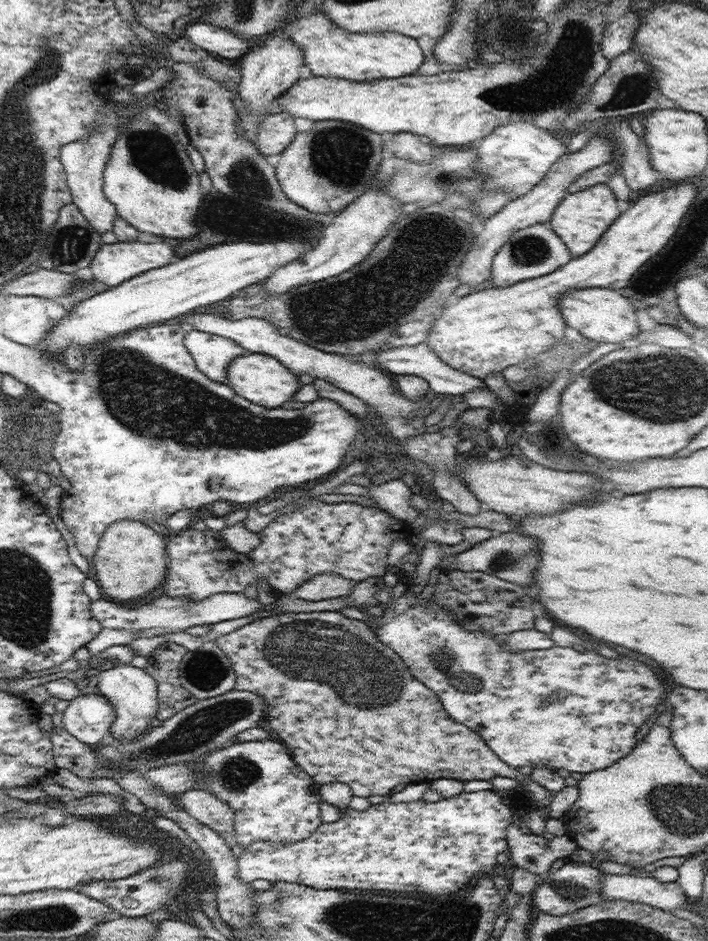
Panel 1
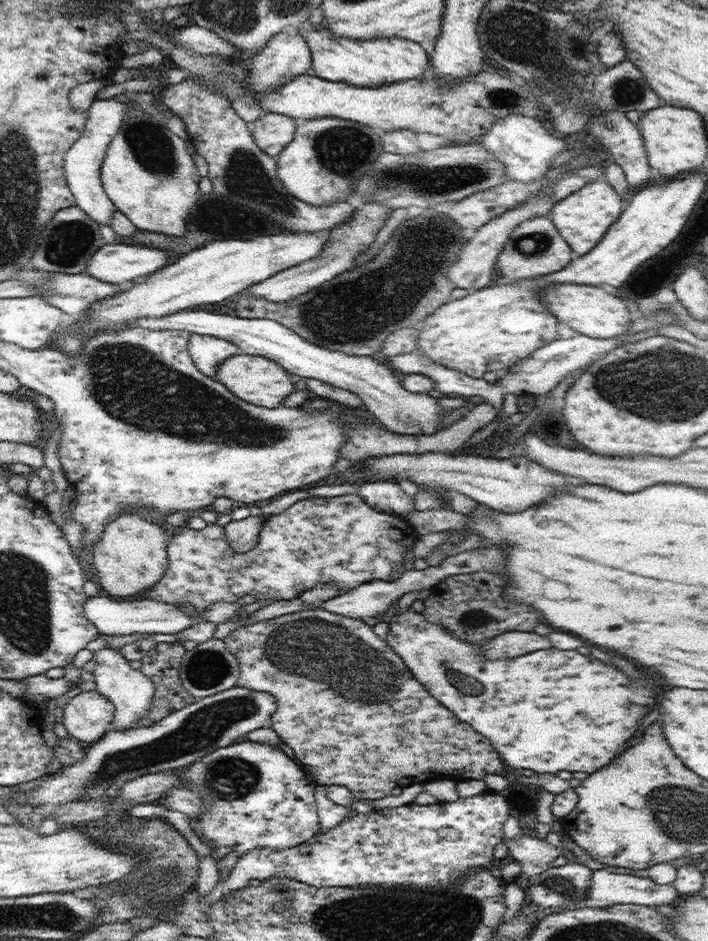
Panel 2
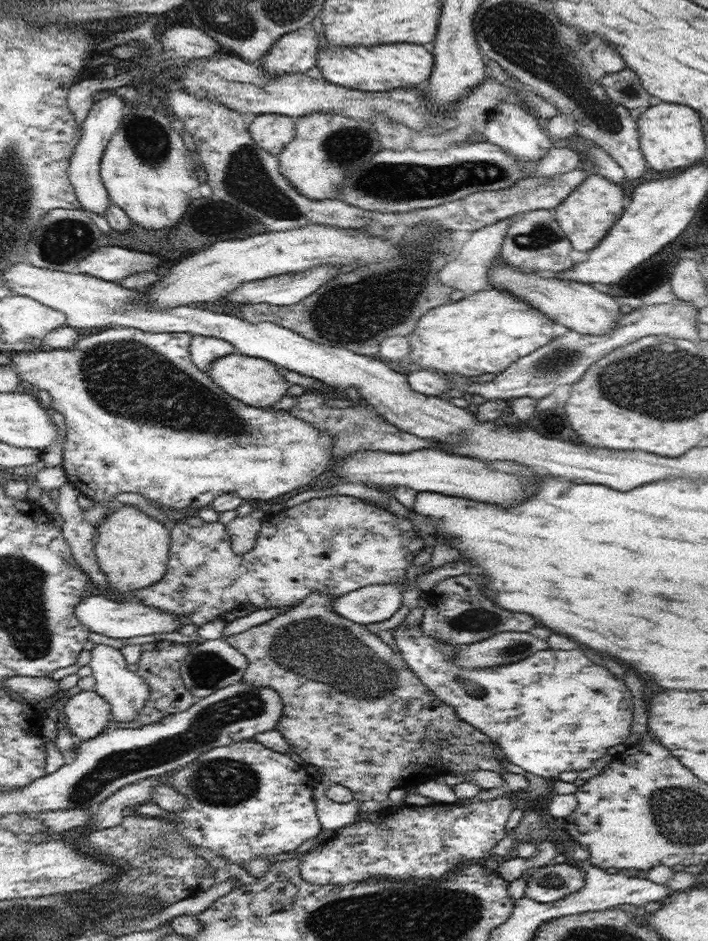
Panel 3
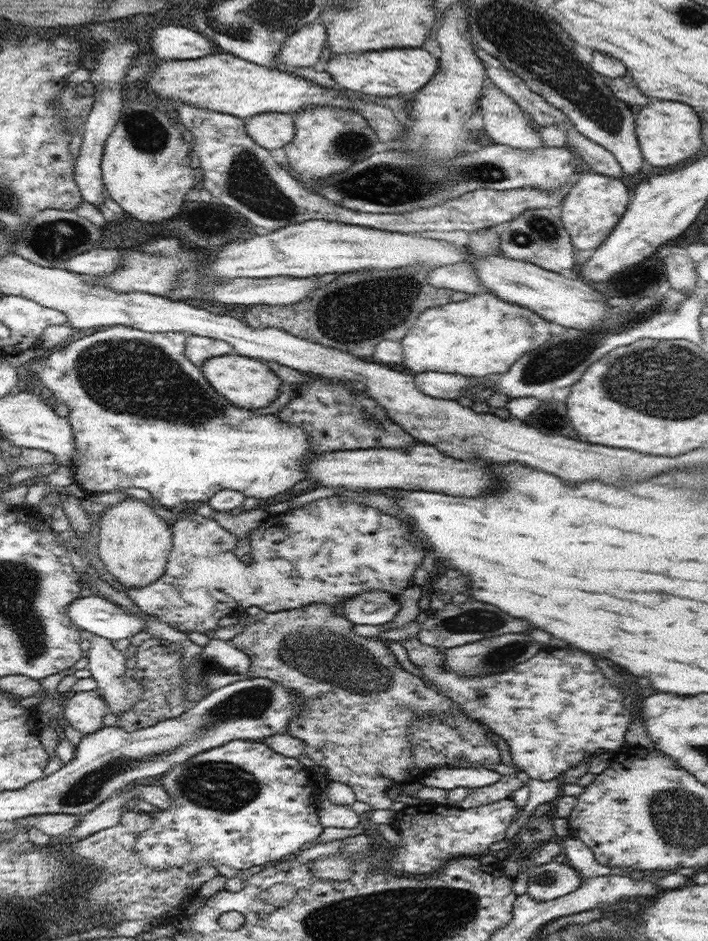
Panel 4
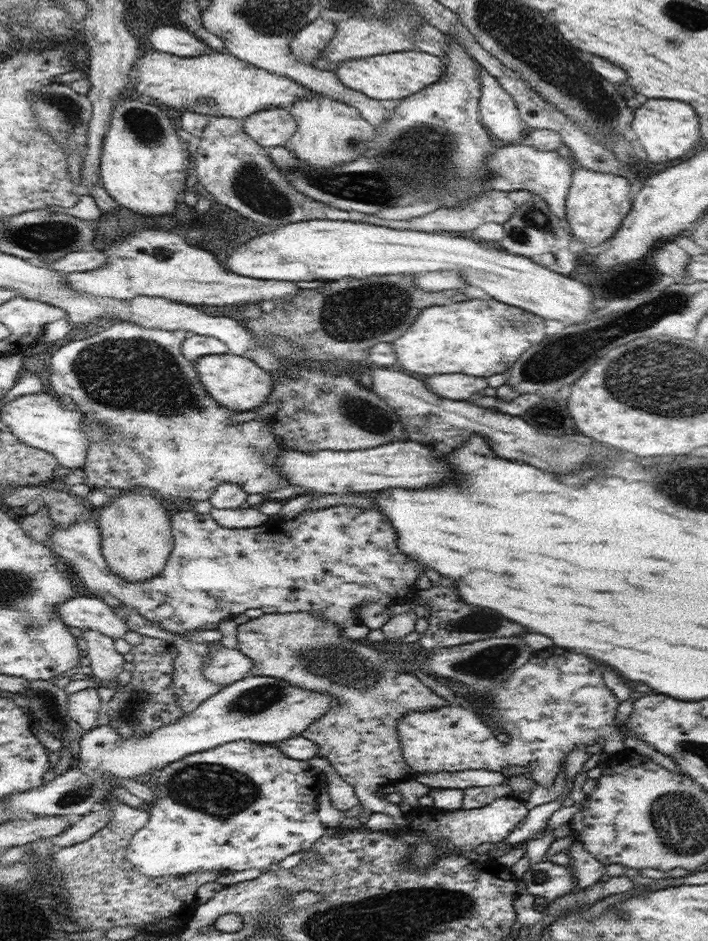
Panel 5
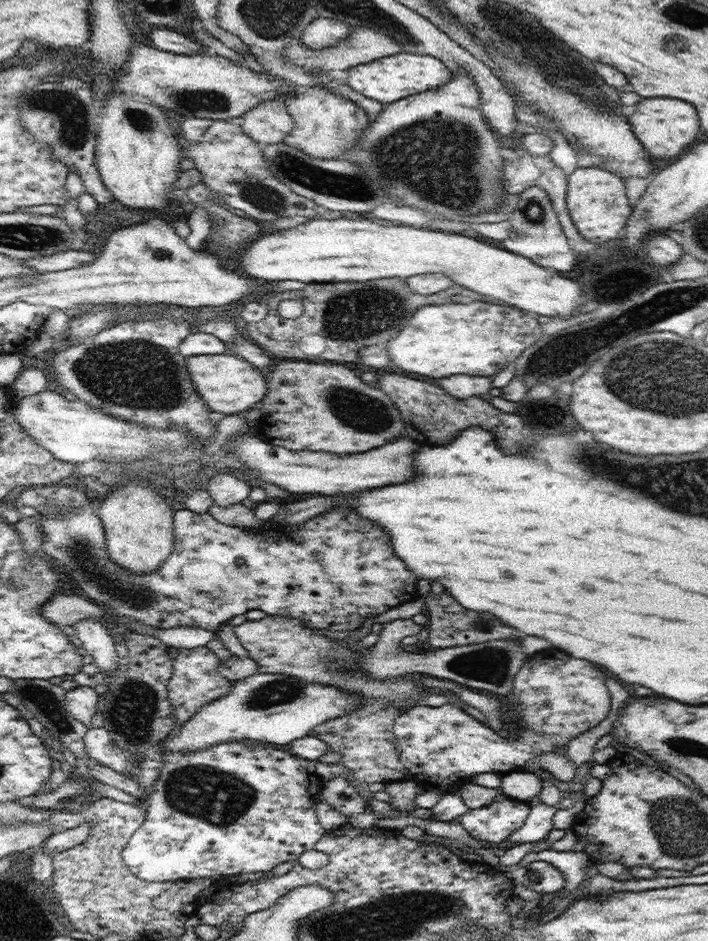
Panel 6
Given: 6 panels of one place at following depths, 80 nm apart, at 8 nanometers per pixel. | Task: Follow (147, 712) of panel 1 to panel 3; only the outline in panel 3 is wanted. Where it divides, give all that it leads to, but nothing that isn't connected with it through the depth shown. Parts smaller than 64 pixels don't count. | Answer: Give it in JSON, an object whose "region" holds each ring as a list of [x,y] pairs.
{"region":[[[96,644],[91,650],[92,676],[96,679],[96,693],[110,703],[111,716],[118,722],[136,720],[138,711],[144,708],[150,696],[149,684],[136,672],[128,670],[128,664],[120,649],[106,644]]]}

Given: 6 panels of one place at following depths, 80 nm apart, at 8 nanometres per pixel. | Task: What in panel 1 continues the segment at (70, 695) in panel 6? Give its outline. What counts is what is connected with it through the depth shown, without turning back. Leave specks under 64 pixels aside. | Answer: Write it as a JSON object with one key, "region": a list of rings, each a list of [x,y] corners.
{"region":[[[87,692],[73,698],[63,711],[63,728],[93,747],[102,745],[116,720],[114,705],[103,695]]]}

